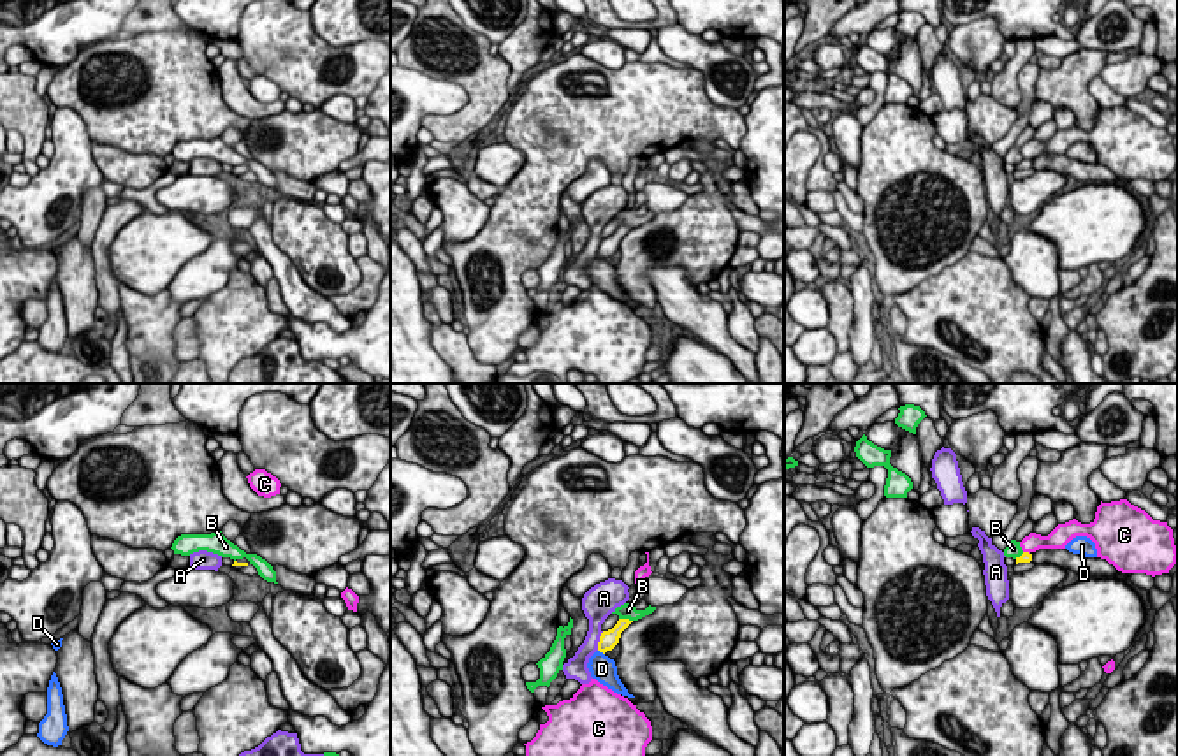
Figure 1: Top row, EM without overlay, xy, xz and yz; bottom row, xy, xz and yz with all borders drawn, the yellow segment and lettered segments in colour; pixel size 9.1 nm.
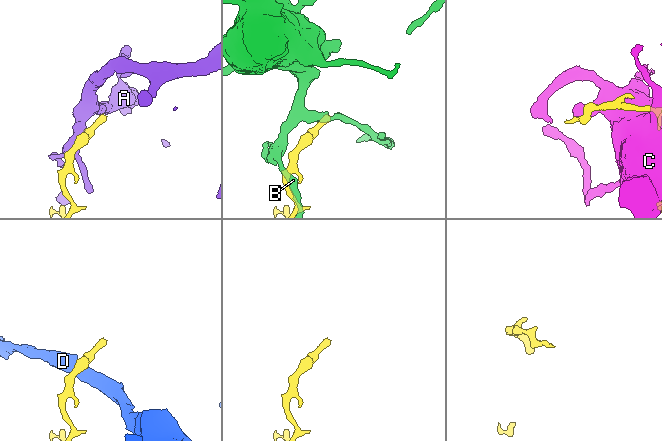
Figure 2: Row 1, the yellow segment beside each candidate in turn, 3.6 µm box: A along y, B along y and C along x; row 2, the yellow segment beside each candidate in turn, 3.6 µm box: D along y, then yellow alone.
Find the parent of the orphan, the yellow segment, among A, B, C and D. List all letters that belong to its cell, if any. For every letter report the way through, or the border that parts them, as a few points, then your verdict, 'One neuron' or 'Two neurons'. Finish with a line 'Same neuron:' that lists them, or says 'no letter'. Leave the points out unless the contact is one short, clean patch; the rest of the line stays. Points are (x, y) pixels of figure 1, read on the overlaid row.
A: Boundary: xz (603, 632), (596, 649). Two neurons
B: Two neurons
C: Two neurons
D: Boundary: xz (598, 649), (603, 654). Two neurons
Same neuron: no letter

